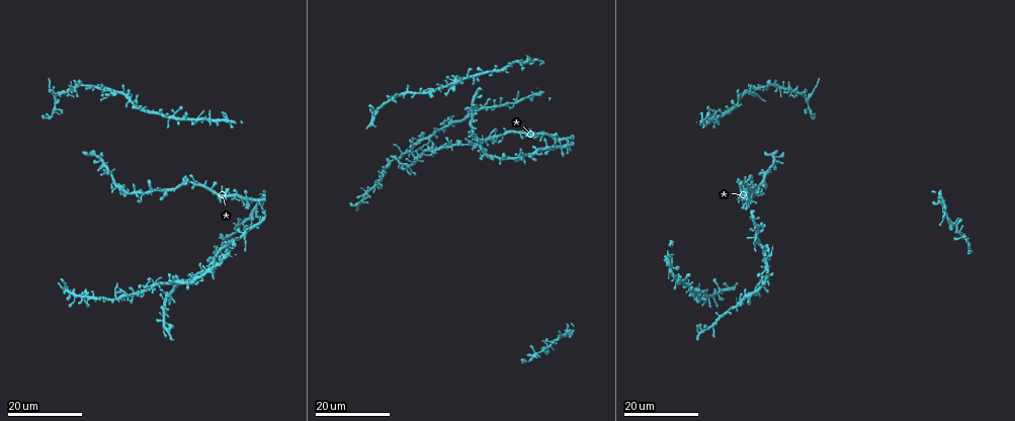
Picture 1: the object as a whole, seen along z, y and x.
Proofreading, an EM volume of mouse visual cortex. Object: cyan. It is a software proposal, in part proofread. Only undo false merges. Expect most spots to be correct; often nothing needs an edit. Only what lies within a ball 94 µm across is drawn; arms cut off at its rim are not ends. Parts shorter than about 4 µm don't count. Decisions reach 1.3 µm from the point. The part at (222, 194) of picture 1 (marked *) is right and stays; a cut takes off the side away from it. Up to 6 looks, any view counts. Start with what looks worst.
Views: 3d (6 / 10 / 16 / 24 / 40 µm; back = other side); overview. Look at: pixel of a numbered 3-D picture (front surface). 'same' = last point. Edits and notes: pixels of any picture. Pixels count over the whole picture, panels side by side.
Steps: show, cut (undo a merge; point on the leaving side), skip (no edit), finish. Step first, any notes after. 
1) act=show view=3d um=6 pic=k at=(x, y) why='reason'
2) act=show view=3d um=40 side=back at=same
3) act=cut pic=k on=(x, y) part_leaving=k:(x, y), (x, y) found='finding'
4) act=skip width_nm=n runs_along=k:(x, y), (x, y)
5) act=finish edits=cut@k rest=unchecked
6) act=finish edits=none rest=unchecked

act=show view=3d um=16 pic=1 at=(58, 101) why='branch point'

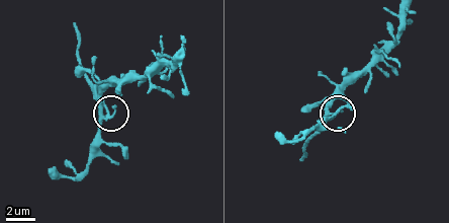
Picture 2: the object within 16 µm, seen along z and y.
act=show view=3d um=6 pic=2 at=(106, 109)

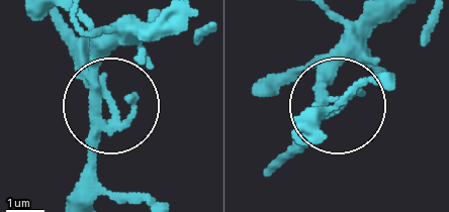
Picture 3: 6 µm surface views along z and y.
act=cut pic=3 on=(81, 68) side_arm_um=8 found='a second neuron is stuck on'

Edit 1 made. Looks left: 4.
act=show view=3d um=16 pic=1 at=(561, 147) why='four arms meet'

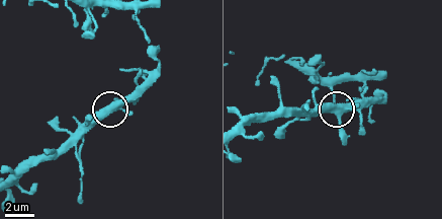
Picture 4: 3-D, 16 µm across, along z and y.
act=show view=3d um=10 pic=4 at=(341, 114)

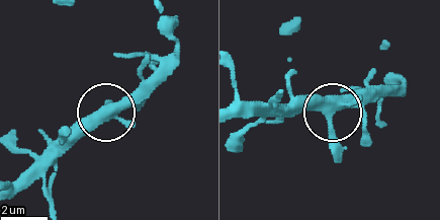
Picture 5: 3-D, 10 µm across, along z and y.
act=skip arms=4 found='all the same neuron'

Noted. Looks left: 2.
act=show view=3d um=24 pic=1 at=(481, 107) why='thin arm on a thick one'

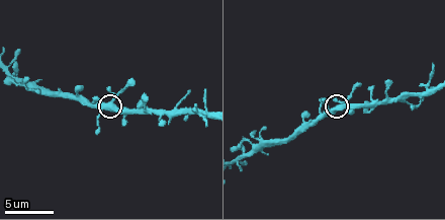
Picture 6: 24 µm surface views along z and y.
act=show view=3d um=10 pic=6 at=(113, 102)

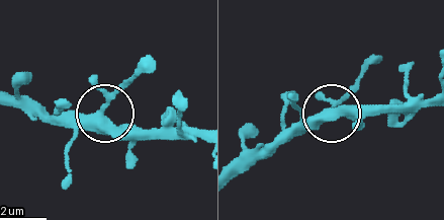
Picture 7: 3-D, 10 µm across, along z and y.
act=skip found='one neuron here'

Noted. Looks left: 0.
act=finish edits=cut@3 rest=unchecked

